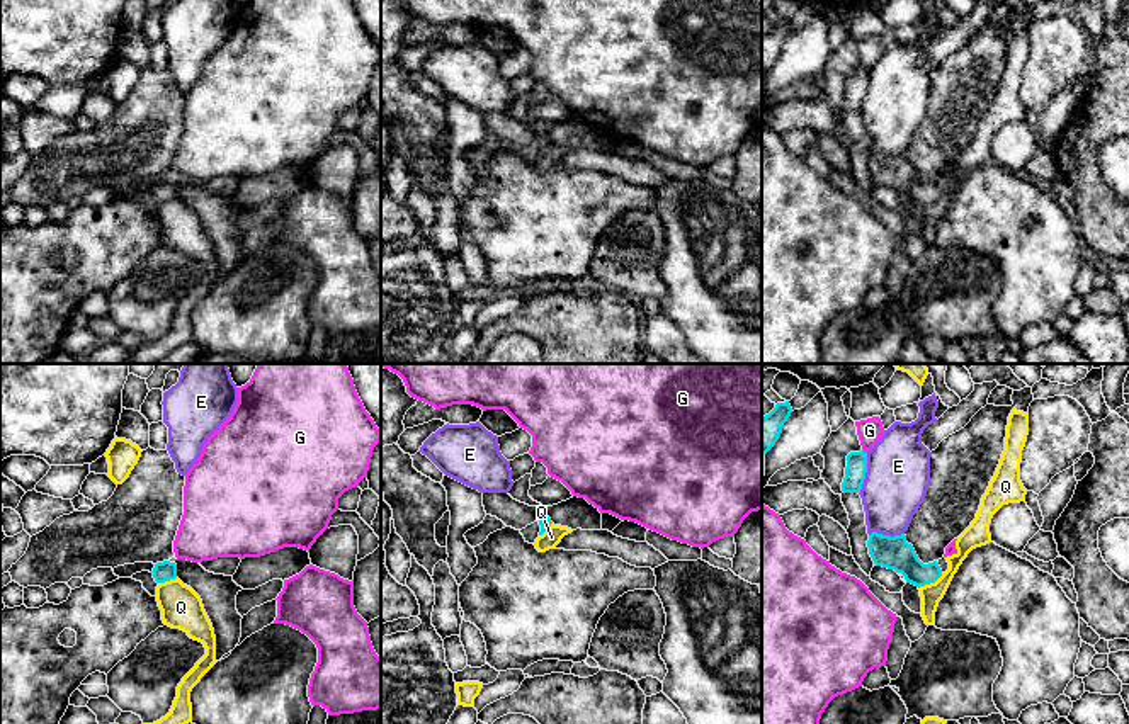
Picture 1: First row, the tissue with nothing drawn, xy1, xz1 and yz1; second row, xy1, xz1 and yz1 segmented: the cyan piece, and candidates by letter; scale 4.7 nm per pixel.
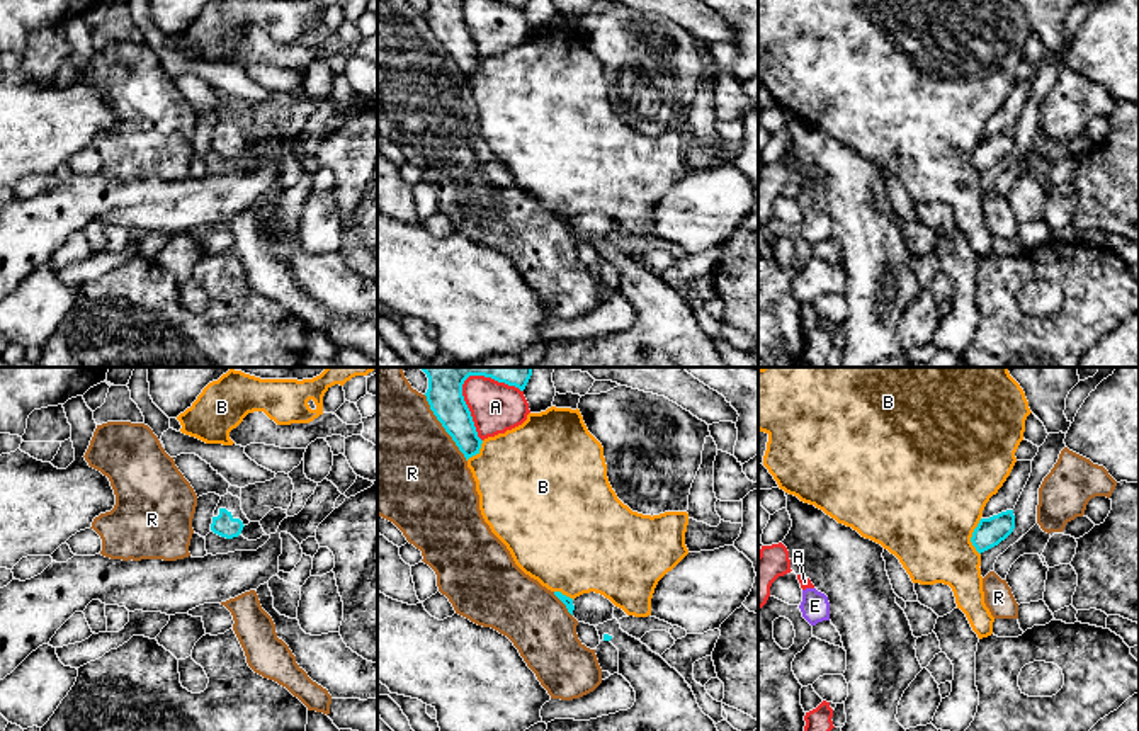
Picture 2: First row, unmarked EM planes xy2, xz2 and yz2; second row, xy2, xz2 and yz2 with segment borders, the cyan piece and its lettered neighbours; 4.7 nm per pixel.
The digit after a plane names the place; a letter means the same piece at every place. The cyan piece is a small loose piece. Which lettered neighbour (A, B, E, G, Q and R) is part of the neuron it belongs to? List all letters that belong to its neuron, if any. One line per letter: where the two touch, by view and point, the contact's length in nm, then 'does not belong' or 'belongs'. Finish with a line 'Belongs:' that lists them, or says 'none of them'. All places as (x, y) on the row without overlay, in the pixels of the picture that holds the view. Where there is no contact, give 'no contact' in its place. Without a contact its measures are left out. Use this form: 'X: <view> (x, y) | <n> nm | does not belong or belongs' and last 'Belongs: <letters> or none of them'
A: xz2 (470, 31) | 300 nm | does not belong
B: yz2 (971, 157) | 180 nm | does not belong
E: yz1 (866, 90) | 200 nm | does not belong
G: yz1 (862, 70) | 30 nm | does not belong
Q: yz1 (930, 201) | 140 nm | does not belong
R: xz2 (444, 46) | 380 nm | does not belong
Belongs: none of them

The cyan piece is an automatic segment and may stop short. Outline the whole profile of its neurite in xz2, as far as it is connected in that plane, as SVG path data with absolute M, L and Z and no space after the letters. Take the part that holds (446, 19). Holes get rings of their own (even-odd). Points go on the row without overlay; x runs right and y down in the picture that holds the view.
M428 0L425 15L430 29L468 80L479 73L483 60L478 56L471 31L464 20L462 3L464 0Z

